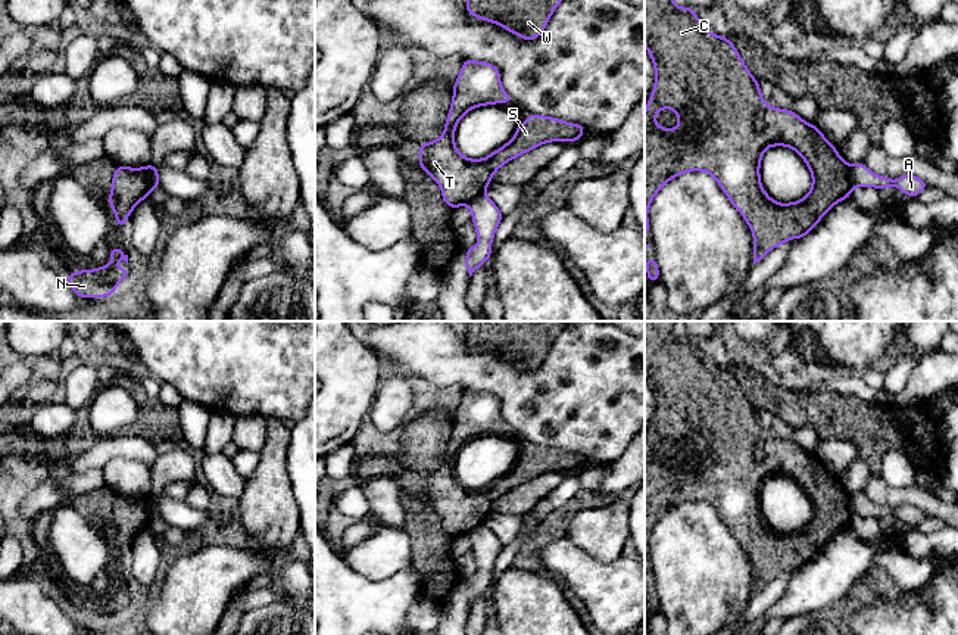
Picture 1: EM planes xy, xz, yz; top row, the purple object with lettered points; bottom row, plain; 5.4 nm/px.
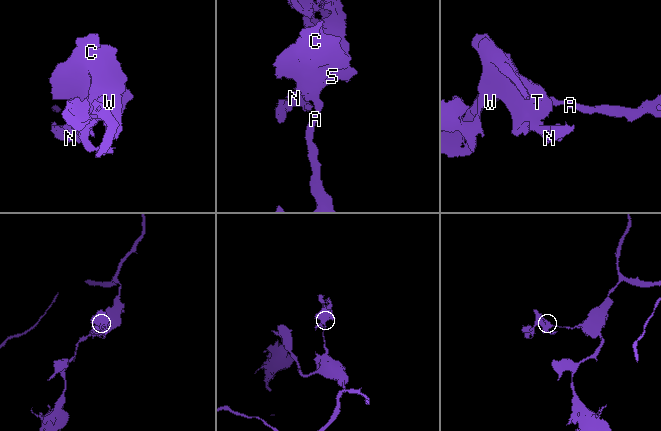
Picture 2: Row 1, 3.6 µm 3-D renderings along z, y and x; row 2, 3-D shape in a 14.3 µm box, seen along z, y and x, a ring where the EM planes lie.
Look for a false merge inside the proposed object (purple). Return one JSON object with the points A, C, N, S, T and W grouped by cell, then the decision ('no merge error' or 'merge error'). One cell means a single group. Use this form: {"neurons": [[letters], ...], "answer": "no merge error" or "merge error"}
{"neurons": [["A"], ["C", "N", "S", "T", "W"]], "answer": "merge error"}

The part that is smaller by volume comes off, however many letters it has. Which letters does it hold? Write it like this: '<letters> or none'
C, N, S, T, W

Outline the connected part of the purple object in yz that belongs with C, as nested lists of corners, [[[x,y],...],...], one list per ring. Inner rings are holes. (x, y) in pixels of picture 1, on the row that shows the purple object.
[[[645,0],[645,47],[653,60],[655,87],[645,112],[645,236],[649,231],[647,209],[653,196],[674,177],[687,171],[711,174],[733,206],[743,215],[753,234],[753,264],[765,258],[770,249],[806,236],[826,212],[843,199],[849,199],[852,186],[849,165],[815,124],[808,124],[793,110],[771,108],[762,99],[759,83],[743,63],[733,43],[709,32],[692,7],[677,7],[673,0]],[[670,108],[678,116],[678,127],[668,130],[655,122],[659,110]],[[786,146],[798,152],[812,174],[812,187],[798,202],[777,203],[762,189],[759,164],[764,150]]]

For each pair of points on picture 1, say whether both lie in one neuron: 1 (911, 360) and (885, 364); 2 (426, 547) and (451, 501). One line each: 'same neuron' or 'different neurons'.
1: different neurons
2: same neuron

